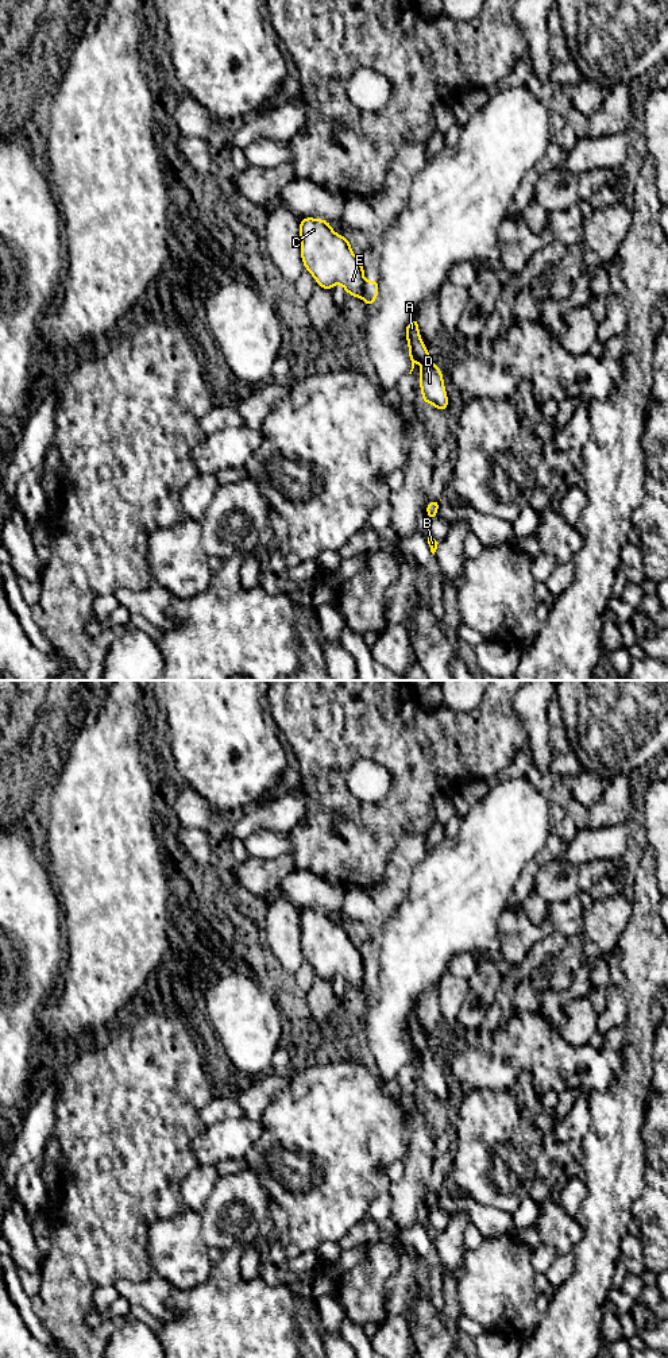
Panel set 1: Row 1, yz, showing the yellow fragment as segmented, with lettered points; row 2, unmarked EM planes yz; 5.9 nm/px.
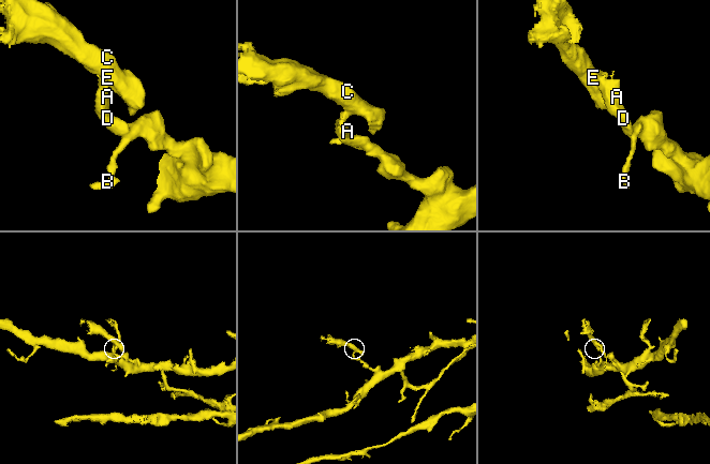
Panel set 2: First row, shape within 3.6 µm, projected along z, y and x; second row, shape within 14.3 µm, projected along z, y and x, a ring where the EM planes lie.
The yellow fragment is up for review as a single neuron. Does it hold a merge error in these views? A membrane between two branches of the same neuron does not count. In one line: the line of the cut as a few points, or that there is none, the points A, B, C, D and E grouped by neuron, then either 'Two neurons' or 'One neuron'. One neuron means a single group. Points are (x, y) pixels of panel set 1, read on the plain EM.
Split along yz (365, 972), (362, 990). Groups: A B D / C E. Two neurons

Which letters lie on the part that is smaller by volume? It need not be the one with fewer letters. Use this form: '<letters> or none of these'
C, E

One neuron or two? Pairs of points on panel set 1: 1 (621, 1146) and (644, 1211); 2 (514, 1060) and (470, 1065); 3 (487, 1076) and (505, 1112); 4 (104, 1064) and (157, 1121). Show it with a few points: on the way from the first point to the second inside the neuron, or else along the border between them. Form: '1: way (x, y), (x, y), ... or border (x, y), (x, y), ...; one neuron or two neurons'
1: border (645, 1165), (645, 1184), (634, 1202), (633, 1216); two neurons
2: way (504, 1064), (481, 1064); one neuron
3: border (521, 1072), (509, 1090), (474, 1088), (466, 1092); two neurons
4: way (114, 1077), (143, 1107); one neuron

